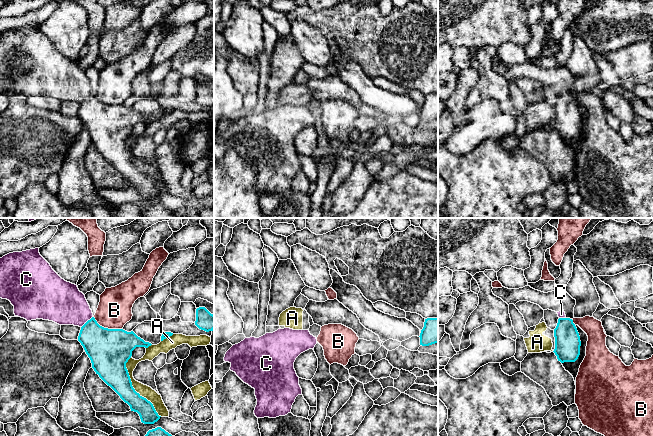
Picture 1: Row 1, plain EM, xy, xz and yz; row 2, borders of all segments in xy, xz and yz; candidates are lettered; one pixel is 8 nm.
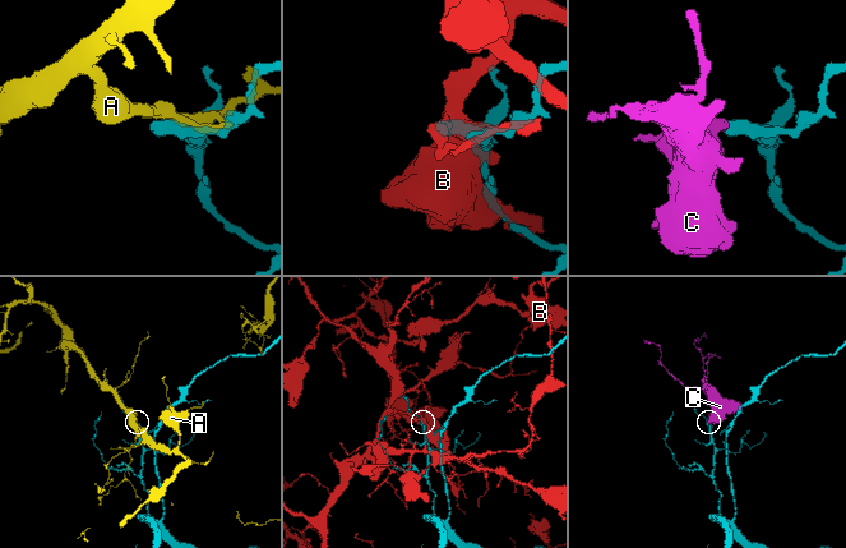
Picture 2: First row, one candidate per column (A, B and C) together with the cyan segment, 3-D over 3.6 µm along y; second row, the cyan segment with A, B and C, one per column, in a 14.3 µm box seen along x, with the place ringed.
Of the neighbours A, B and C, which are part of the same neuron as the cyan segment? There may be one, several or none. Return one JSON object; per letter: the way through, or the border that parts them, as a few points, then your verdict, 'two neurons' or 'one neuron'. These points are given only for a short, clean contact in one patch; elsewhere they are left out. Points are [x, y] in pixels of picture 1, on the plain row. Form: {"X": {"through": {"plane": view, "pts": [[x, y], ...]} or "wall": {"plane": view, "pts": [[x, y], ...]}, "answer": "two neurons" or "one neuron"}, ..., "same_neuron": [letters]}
{"A": {"answer": "two neurons"}, "B": {"answer": "two neurons"}, "C": {"through": {"plane": "xy", "pts": [[104, 123], [91, 110], [86, 98], [62, 78]]}, "answer": "one neuron"}, "same_neuron": ["C"]}

